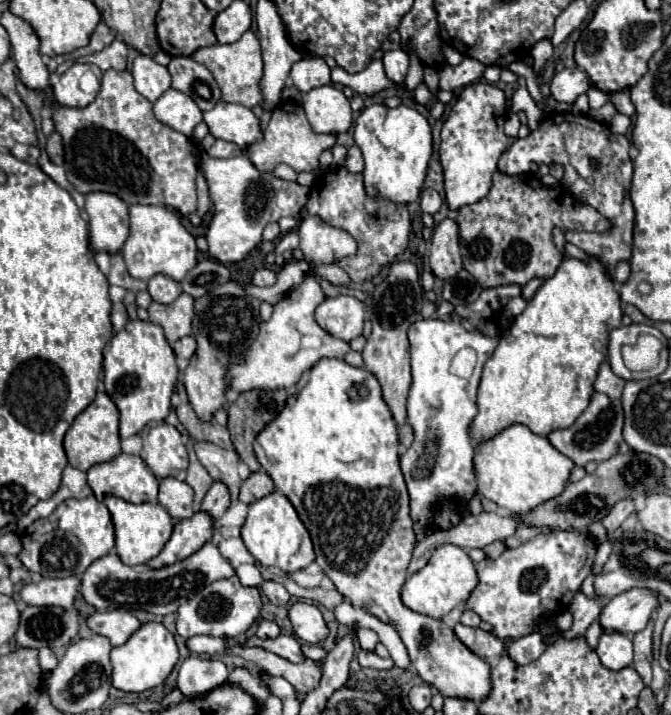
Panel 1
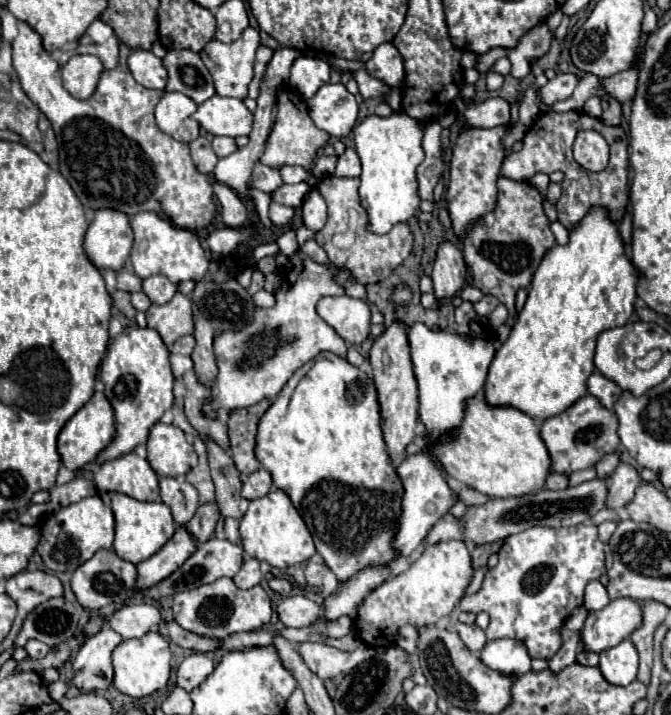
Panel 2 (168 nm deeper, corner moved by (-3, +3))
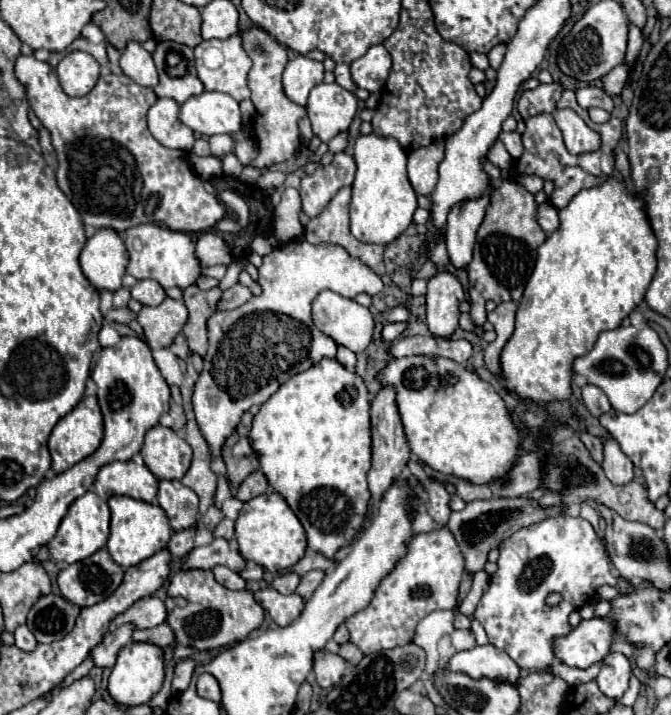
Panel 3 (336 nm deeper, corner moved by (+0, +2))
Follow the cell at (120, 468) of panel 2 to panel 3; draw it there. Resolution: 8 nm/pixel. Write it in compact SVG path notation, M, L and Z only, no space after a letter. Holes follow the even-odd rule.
M113 461L99 469L95 479L95 491L101 499L127 495L151 503L157 495L157 483L157 477L145 465L135 465L133 461Z

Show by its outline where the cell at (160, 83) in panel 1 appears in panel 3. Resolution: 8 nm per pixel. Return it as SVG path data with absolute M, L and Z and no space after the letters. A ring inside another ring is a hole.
M129 41L125 51L121 53L121 69L127 77L131 77L135 83L143 87L157 85L157 69L153 57L137 41Z

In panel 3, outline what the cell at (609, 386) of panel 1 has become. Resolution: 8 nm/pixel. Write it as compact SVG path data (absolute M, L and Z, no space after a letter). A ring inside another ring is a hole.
M593 385L583 387L583 403L593 417L601 417L603 413L607 413L611 409L607 395L599 387L593 387Z

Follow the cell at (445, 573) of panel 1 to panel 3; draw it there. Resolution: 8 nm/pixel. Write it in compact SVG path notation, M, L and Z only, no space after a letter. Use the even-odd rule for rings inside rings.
M447 527L417 533L407 543L407 553L377 585L373 599L359 613L347 617L349 641L365 655L409 645L415 637L417 623L435 609L453 609L457 605L457 589L465 573L463 555Z

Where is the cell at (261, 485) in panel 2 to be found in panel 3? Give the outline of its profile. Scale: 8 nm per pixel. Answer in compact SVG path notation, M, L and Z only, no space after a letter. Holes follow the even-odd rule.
M255 471L255 473L251 473L251 475L239 485L235 497L237 497L239 501L249 501L249 499L253 499L253 497L257 497L257 495L263 495L267 489L269 489L269 485L267 485L265 475L263 475L261 471Z

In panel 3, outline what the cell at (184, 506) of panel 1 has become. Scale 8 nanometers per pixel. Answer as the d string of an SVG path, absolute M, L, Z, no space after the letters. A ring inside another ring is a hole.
M161 481L157 501L167 513L173 531L195 529L199 499L191 489L179 481Z

